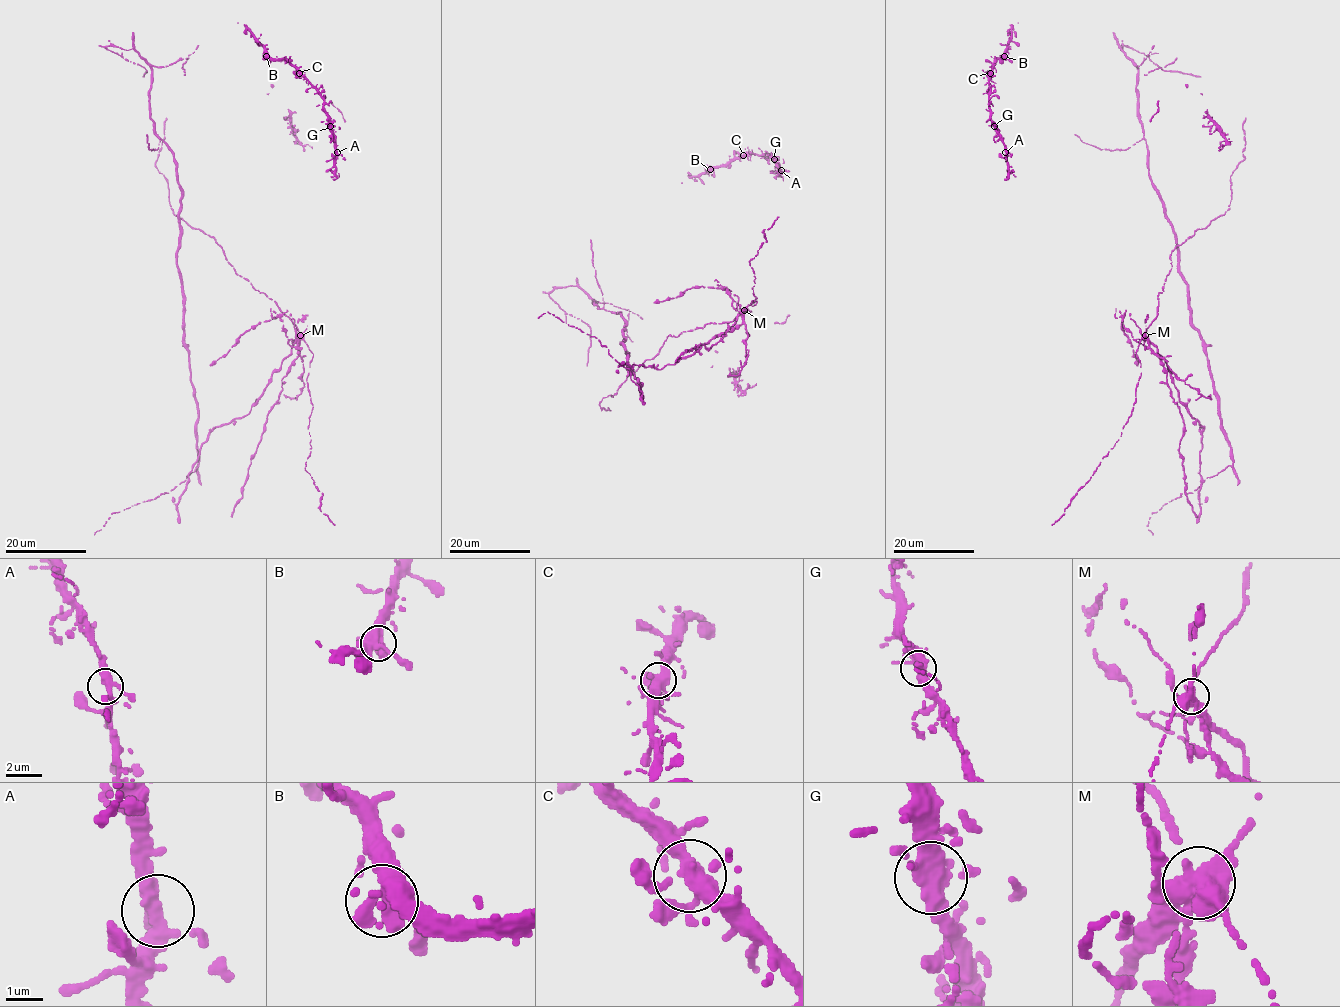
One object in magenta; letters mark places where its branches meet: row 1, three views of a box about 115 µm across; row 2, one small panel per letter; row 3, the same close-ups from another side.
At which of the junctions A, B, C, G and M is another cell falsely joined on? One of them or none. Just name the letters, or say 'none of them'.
M

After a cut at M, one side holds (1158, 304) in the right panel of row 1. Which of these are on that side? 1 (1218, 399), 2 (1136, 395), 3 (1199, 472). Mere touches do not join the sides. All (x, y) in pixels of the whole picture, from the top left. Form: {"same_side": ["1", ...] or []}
{"same_side": ["1", "2"]}

